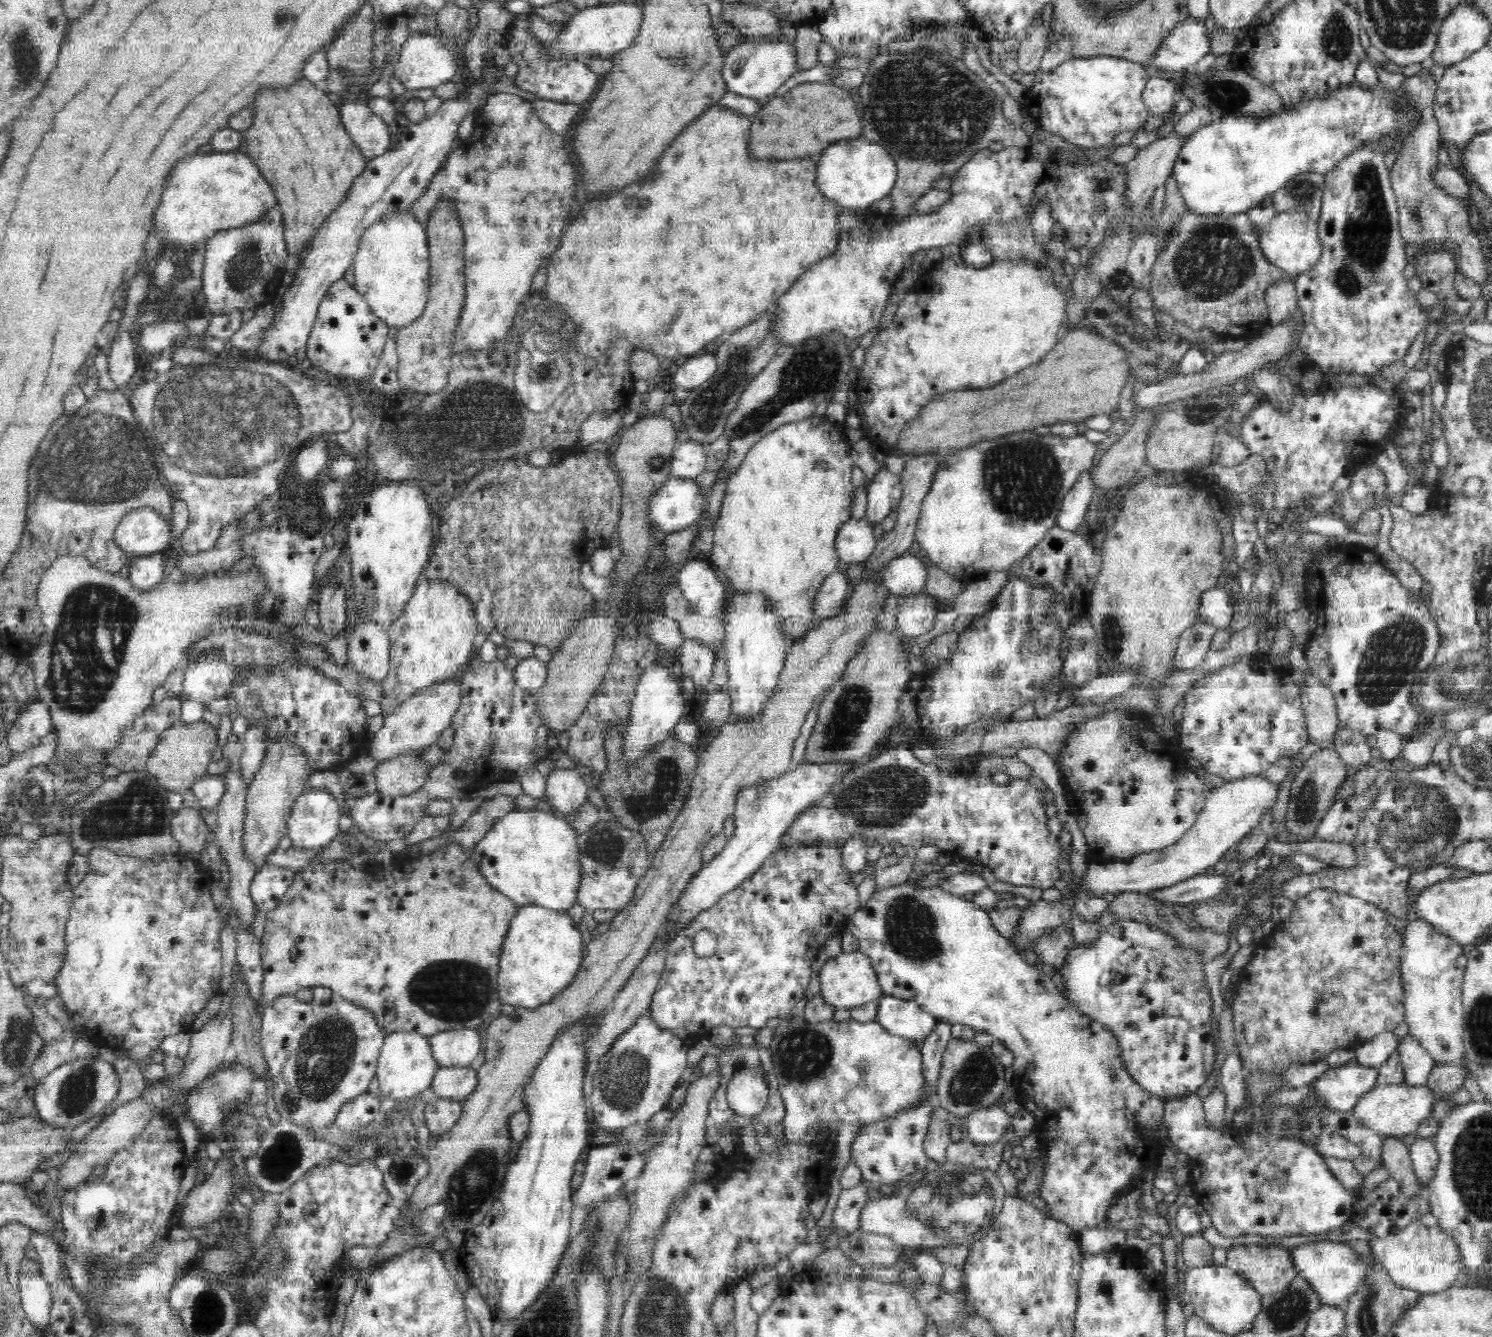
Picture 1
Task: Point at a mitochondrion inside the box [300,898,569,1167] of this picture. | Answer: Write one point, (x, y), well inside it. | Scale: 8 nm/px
(450, 991)

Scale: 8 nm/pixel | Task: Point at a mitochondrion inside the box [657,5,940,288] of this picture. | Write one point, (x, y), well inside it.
(679, 59)

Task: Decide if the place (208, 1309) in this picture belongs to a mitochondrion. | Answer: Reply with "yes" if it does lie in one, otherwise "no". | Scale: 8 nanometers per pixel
yes

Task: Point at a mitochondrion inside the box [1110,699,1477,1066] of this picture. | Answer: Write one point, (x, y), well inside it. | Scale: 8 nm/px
(1419, 822)

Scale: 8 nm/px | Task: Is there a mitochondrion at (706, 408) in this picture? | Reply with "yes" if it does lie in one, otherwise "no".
yes

